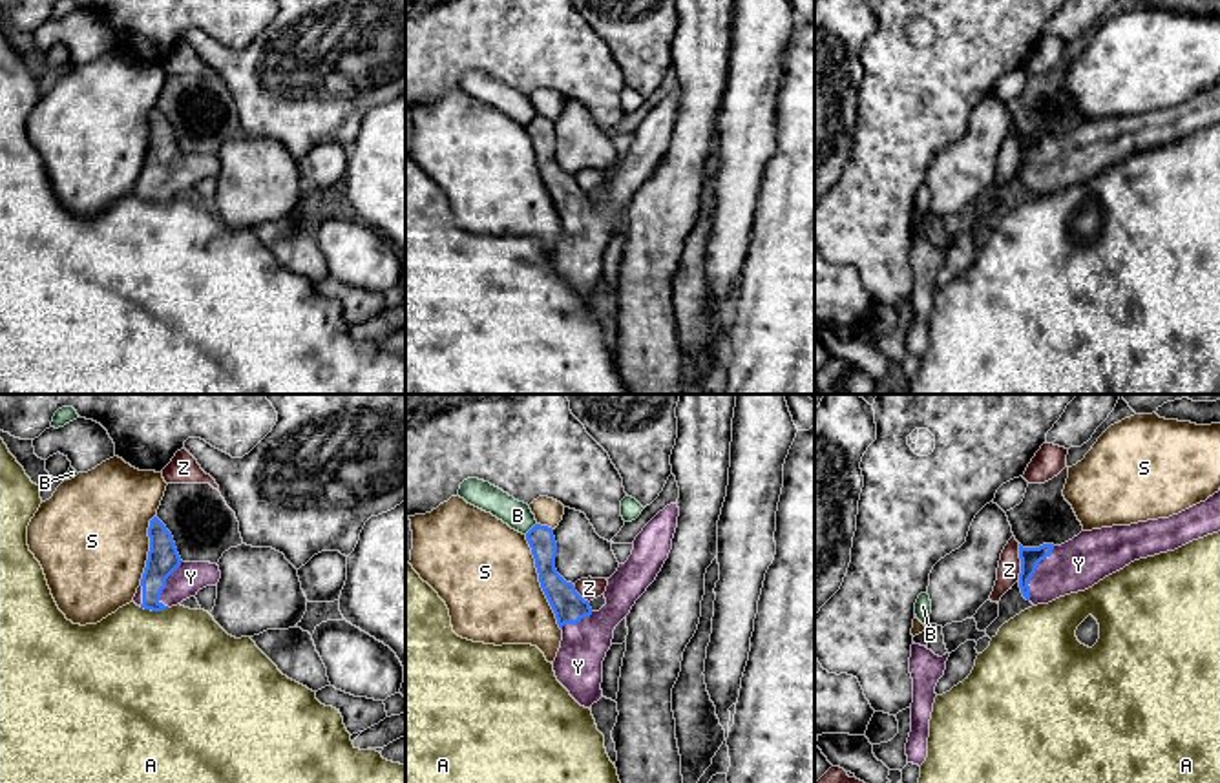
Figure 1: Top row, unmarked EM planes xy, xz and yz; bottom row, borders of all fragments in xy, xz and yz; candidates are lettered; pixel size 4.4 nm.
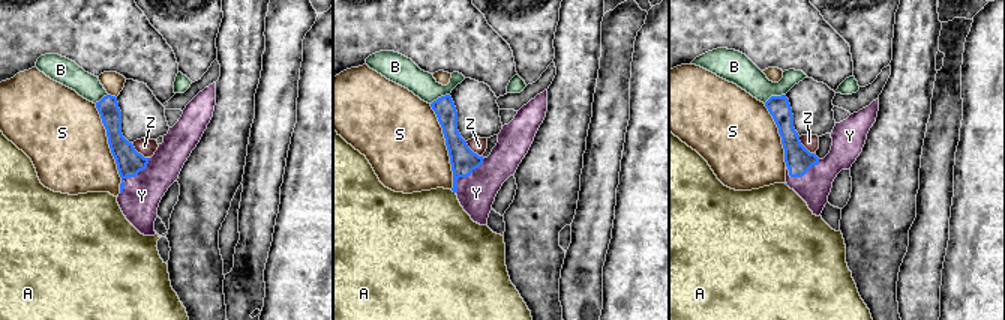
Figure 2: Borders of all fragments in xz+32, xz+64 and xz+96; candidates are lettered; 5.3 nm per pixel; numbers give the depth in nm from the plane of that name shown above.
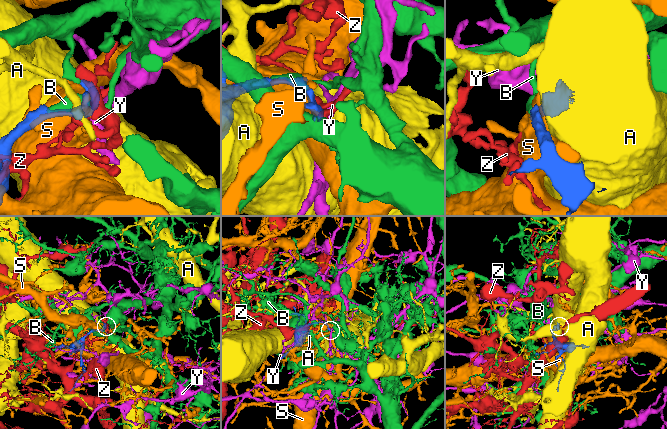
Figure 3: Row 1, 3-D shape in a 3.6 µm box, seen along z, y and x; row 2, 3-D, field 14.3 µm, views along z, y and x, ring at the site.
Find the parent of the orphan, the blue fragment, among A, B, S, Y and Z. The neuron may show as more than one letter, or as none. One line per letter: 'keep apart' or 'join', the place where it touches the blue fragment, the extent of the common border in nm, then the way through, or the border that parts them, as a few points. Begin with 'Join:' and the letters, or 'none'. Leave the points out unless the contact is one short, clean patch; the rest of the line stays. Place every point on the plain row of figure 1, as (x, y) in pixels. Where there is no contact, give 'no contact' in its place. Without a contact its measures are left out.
Join: Y
A: keep apart; contact xy (154, 201); length 130 nm; border xy (139, 198), (152, 201), (167, 199)
B: keep apart; contact xz (532, 119); length 80 nm
S: keep apart; contact xz (539, 172); length 460 nm
Y: join; contact yz (1034, 163); length 260 nm; way yz (1030, 148), (1034, 163), (1054, 163), (1078, 156)
Z: keep apart; contact yz (1021, 154); length 170 nm

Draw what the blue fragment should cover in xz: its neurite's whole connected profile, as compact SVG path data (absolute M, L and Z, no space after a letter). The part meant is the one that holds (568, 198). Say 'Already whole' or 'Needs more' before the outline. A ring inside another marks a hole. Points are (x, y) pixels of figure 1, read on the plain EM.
Needs more. M678 93L659 102L636 128L632 146L608 170L606 195L594 203L572 173L555 161L557 133L553 120L535 115L526 131L535 150L541 179L563 221L553 252L557 272L584 299L603 288L603 252L612 237L615 217L626 210L636 192L661 162L678 119Z

